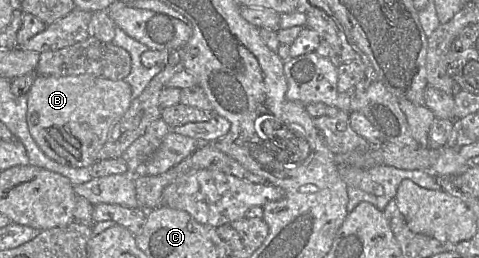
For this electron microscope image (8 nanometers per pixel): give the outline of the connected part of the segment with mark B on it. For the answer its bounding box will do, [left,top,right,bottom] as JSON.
[27,75,132,168]

